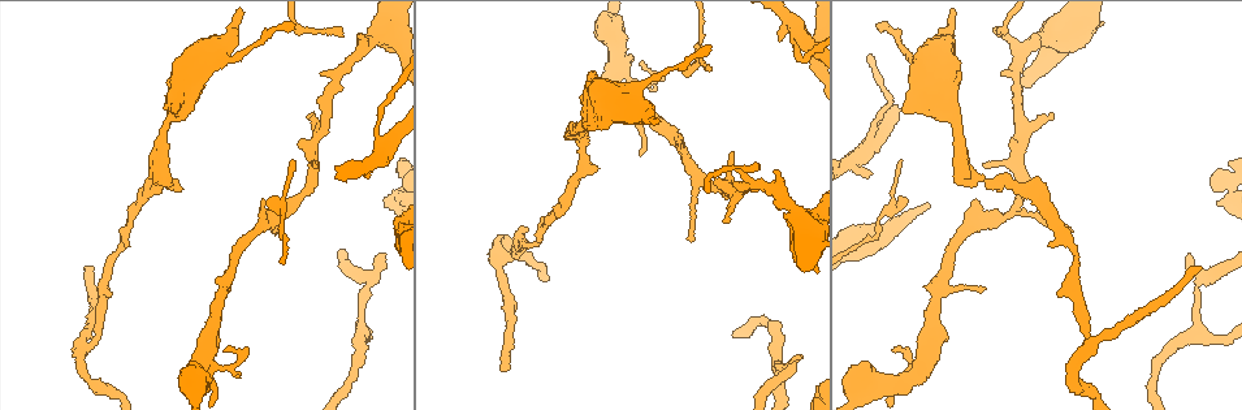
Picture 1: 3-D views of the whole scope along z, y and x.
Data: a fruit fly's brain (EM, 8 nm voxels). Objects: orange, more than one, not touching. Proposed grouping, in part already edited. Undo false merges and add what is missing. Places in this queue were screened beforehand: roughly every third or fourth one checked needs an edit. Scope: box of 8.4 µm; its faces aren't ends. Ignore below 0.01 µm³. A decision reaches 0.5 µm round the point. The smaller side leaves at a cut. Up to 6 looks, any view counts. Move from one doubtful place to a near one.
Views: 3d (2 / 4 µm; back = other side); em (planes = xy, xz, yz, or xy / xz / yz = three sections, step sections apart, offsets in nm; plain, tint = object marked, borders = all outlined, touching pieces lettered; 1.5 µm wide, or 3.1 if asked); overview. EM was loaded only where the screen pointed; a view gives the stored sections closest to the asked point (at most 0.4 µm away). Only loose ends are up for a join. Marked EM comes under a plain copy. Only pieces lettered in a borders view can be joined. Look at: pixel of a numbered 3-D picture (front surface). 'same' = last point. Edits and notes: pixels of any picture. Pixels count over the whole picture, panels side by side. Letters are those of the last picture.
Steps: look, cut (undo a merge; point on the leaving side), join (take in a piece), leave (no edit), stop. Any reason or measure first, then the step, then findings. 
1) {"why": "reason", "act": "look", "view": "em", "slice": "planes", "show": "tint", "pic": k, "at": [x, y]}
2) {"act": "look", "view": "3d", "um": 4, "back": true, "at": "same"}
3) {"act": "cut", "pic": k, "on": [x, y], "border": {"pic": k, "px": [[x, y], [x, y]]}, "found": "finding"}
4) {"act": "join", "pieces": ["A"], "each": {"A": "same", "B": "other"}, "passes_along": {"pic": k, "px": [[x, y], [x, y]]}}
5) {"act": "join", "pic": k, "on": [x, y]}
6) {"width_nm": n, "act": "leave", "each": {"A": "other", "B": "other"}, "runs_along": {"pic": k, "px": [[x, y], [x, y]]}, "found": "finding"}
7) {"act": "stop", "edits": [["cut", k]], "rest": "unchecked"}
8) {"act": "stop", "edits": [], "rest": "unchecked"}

{"why": "free end", "act": "look", "view": "em", "slice": "planes", "show": "borders", "pic": 1, "at": [676, 147]}

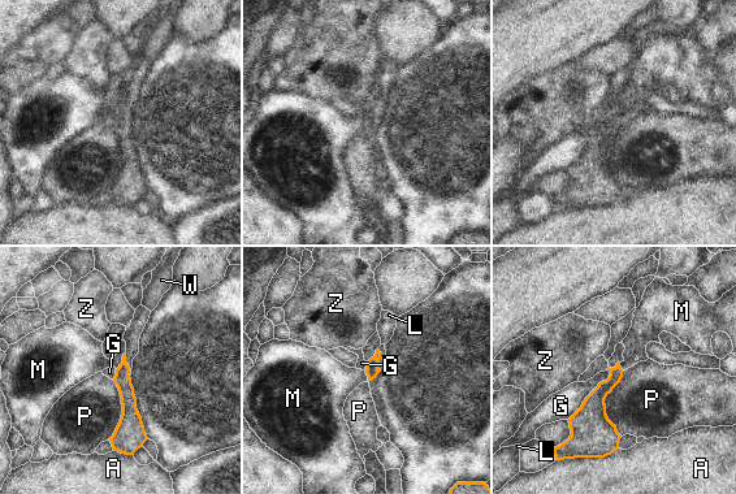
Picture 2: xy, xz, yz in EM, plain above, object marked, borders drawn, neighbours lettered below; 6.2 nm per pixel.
{"act": "leave", "each": {"A": "other", "G": "other", "L": "other", "M": "other", "P": "other", "W": "other", "Z": "other"}, "border": {"pic": 2, "px": [[364, 371], [368, 380]]}, "found": "none of them fits"}

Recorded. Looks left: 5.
{"why": "a narrow waist", "act": "look", "view": "3d", "um": 4, "pic": 1, "at": [580, 155]}

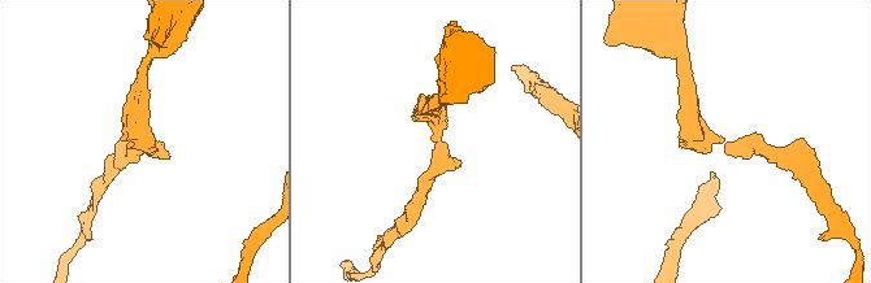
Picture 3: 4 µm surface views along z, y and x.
{"arm_widths_nm": [200, 240], "why": "shape alone is not enough", "act": "look", "view": "em", "slice": "planes", "show": "borders", "pic": 3, "at": [729, 148]}

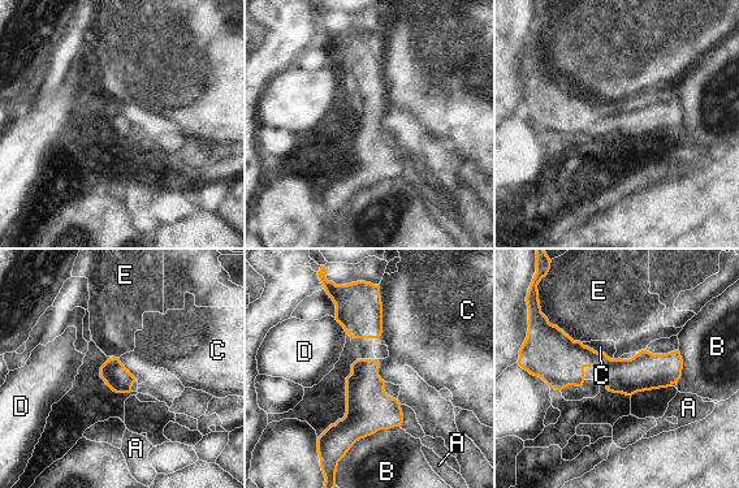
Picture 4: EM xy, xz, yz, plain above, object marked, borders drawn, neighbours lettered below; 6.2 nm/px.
{"width_nm": 160, "act": "leave", "each": {"A": "other", "B": "other", "C": "other", "D": "other", "E": "other"}, "found": "continuous, no second cell"}

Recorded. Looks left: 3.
{"act": "look", "view": "3d", "um": 4, "pic": 1, "at": [500, 369]}

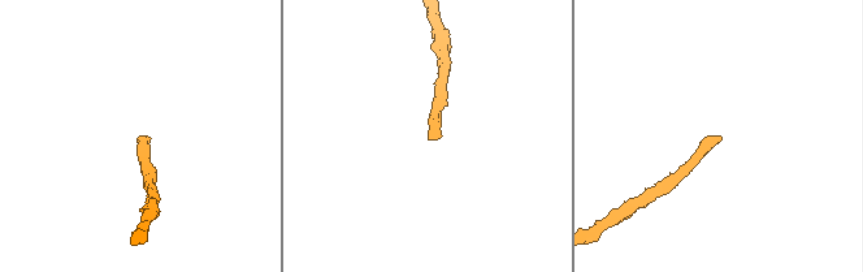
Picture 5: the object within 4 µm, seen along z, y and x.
{"act": "look", "view": "em", "slice": "planes", "show": "borders", "pic": 5, "at": [137, 138]}

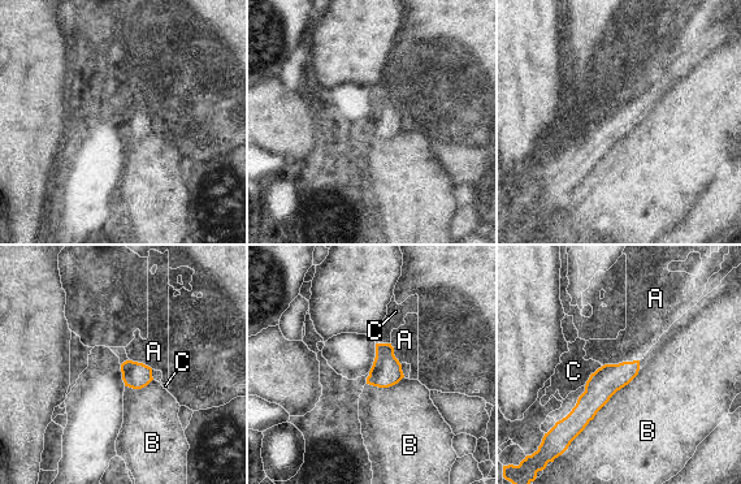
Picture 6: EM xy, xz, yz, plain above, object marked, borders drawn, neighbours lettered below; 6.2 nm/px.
{"width_nm": 160, "longest_contact_nm": ["B", 650], "act": "leave", "each": {"A": "other", "B": "other", "C": "other"}, "found": "no lettered piece goes on from it"}

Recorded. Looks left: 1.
{"act": "stop", "edits": [], "rest": "unchecked"}

